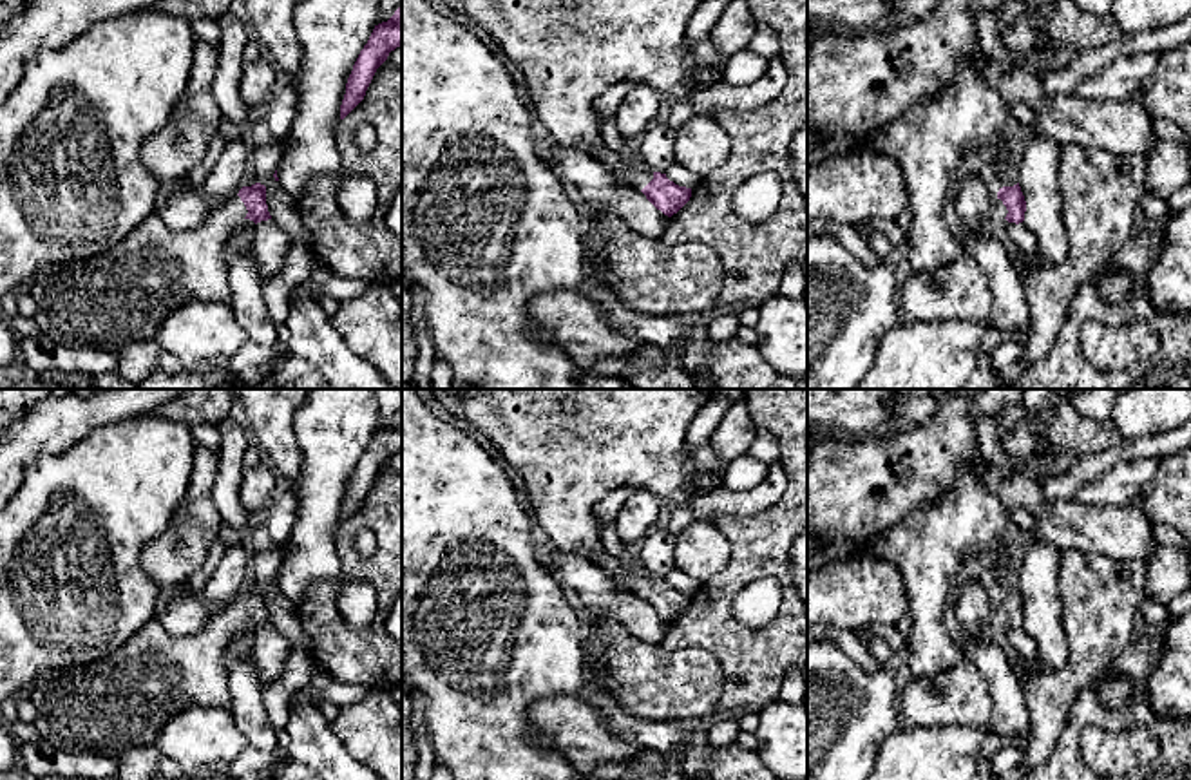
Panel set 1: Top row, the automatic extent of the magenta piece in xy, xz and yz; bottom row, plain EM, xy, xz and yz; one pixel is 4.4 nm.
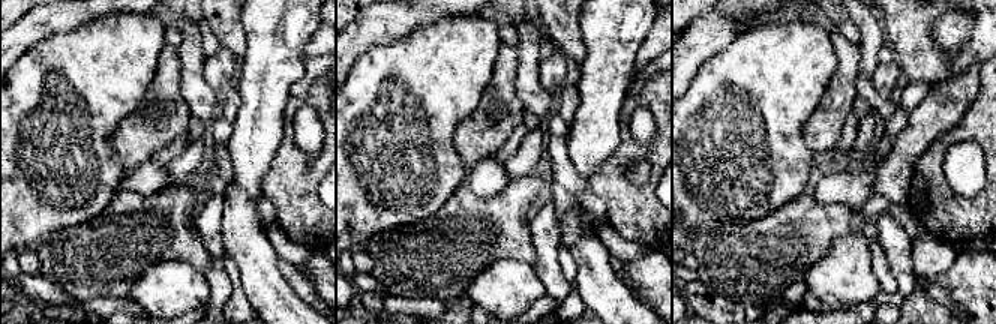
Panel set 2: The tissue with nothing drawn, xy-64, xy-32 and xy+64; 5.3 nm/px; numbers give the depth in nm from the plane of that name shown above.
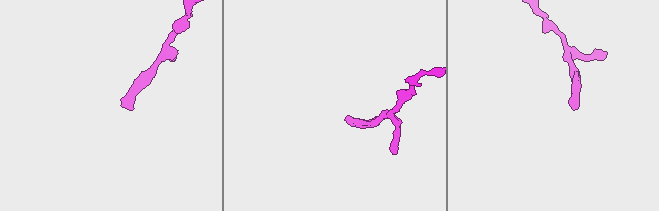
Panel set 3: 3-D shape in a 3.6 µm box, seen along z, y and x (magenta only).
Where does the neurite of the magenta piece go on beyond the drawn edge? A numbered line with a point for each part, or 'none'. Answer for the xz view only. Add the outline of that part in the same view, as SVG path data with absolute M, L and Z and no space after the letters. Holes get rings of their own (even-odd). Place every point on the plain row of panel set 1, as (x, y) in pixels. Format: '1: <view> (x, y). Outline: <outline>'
1: xz (638, 583). Outline: M632 572L614 585L641 597L653 585L653 577L644 572Z

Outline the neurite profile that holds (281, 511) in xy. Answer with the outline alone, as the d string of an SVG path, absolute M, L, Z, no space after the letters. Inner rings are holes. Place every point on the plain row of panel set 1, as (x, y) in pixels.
M286 490L284 494L272 498L272 501L268 503L268 514L264 521L275 543L286 543L288 532L295 521L295 509L297 499L293 490Z

